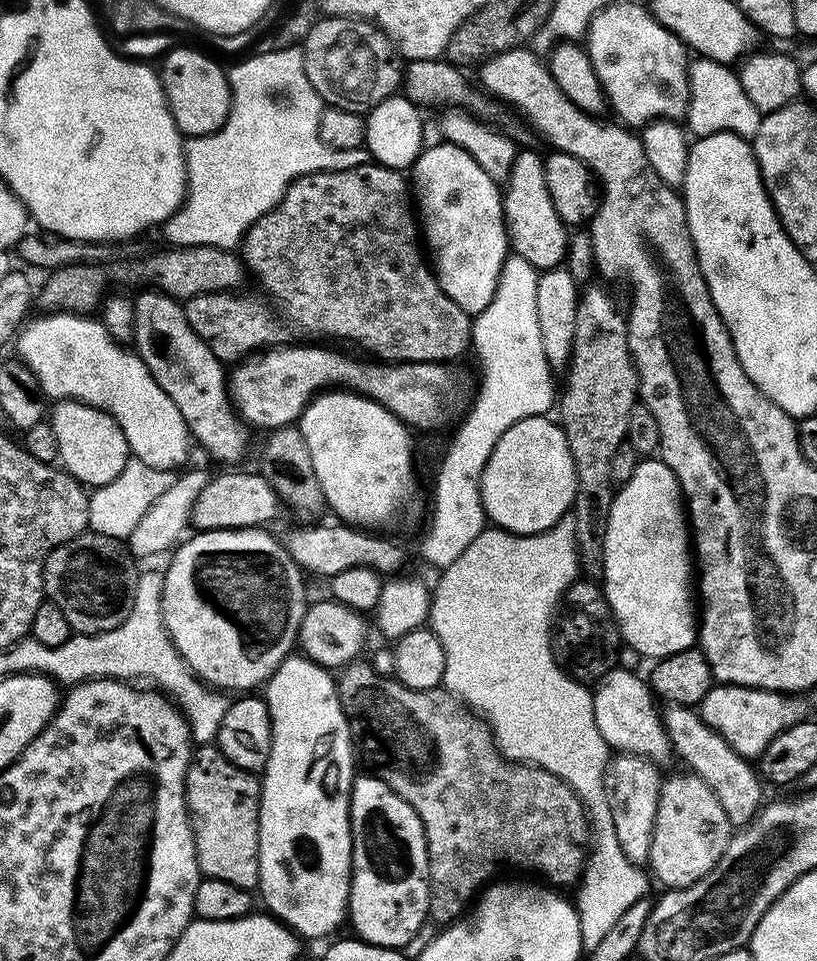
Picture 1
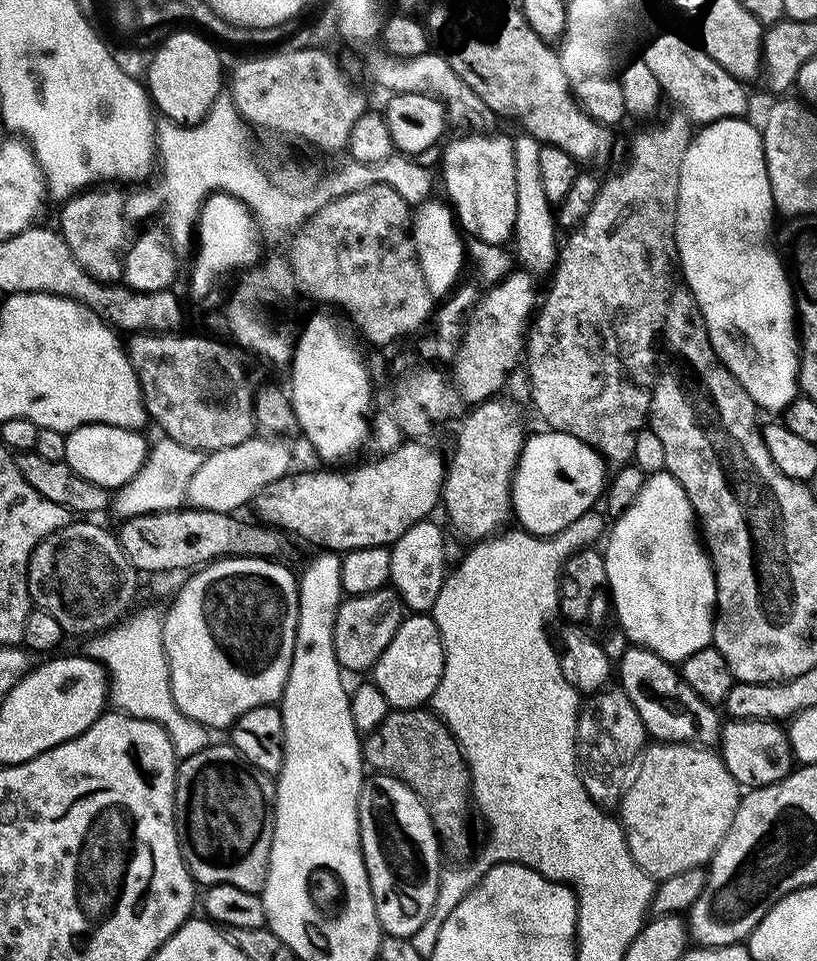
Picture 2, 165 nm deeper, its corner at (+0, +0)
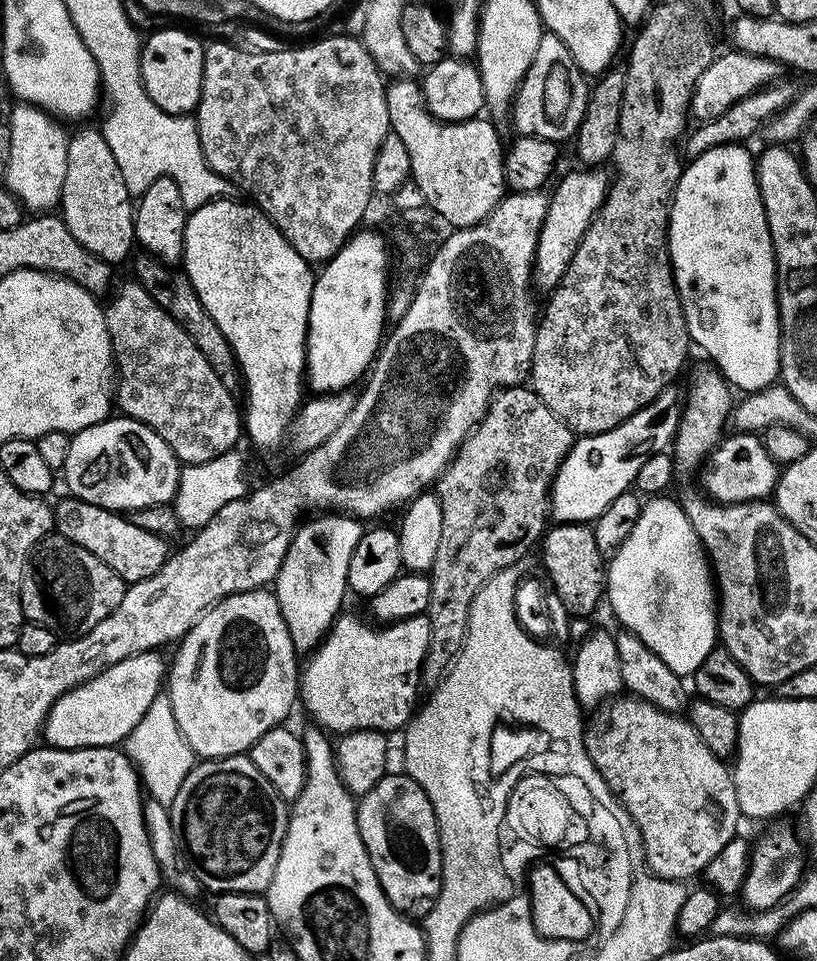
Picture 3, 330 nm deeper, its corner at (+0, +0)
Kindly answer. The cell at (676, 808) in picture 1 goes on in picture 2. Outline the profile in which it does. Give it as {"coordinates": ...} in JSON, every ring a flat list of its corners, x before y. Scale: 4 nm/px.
{"coordinates":[[649,743,640,754,636,777,618,805,618,819,624,827,624,837,634,862,656,882,670,878,670,874,682,874,682,870,704,868,718,850,722,838,726,838,726,830,730,830,730,822,734,822,741,795,740,785,734,782,730,770,726,770,711,747]]}

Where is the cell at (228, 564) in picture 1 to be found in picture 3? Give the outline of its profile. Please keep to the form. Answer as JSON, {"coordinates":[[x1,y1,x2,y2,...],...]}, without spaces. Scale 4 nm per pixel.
{"coordinates":[[255,588,249,592,223,596,217,604,213,604,207,612,196,619,195,626,185,634,183,640,179,641,177,648,180,649,177,650,176,657,170,660,170,667,166,672,166,695,170,698,170,706,174,706,174,718,178,721,178,730,182,730,186,742,191,746,197,757,213,760,223,756,238,756,247,753,252,744,258,742,258,738,262,734,266,734,266,730,283,725,287,721,284,719,291,714,292,707,298,704,298,660,296,664,298,650,290,638,290,630,286,630,282,610,271,591,264,588]]}

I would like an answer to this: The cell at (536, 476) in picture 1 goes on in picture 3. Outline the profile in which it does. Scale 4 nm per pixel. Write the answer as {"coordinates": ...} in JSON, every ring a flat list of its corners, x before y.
{"coordinates":[[669,386,658,394,654,402,638,410,638,414,626,418,626,422,614,426,614,430,580,436,552,479,551,515,560,522,595,522,606,506,618,498,618,494,629,491,635,485,642,462,646,462,650,454,665,451,675,441,683,409,681,389,679,392,676,386]]}

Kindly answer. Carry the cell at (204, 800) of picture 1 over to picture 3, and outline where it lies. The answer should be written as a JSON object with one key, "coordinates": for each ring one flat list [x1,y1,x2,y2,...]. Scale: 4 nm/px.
{"coordinates":[[247,754,223,756,213,760,201,759,186,774,178,795,170,809,172,825,192,872,205,889,212,894,221,892,267,893,278,866,284,836,288,833,289,805,266,782,266,774,254,766]]}

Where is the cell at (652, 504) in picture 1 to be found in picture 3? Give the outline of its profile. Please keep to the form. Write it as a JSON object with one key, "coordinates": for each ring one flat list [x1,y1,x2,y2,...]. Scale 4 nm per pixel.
{"coordinates":[[664,494,653,496,641,507,638,522,634,522,634,530,630,530,630,538,626,538,626,542,622,542,622,546,617,550,616,555,611,557,606,568,606,604,612,607,613,614,624,623,621,625,627,631,633,632,638,638,642,638,642,642,646,642,649,650,654,654,658,654,658,658,662,658,662,662,666,662,666,666,670,666,670,670,674,670,674,674,678,674,682,678,688,678,696,673,698,666,702,666,706,654,710,654,713,648,717,647,718,592,714,587,714,573,710,567,704,545,700,543,694,526,690,526,690,518,684,513,683,507,677,501,675,504,674,501,667,500,668,498]]}

